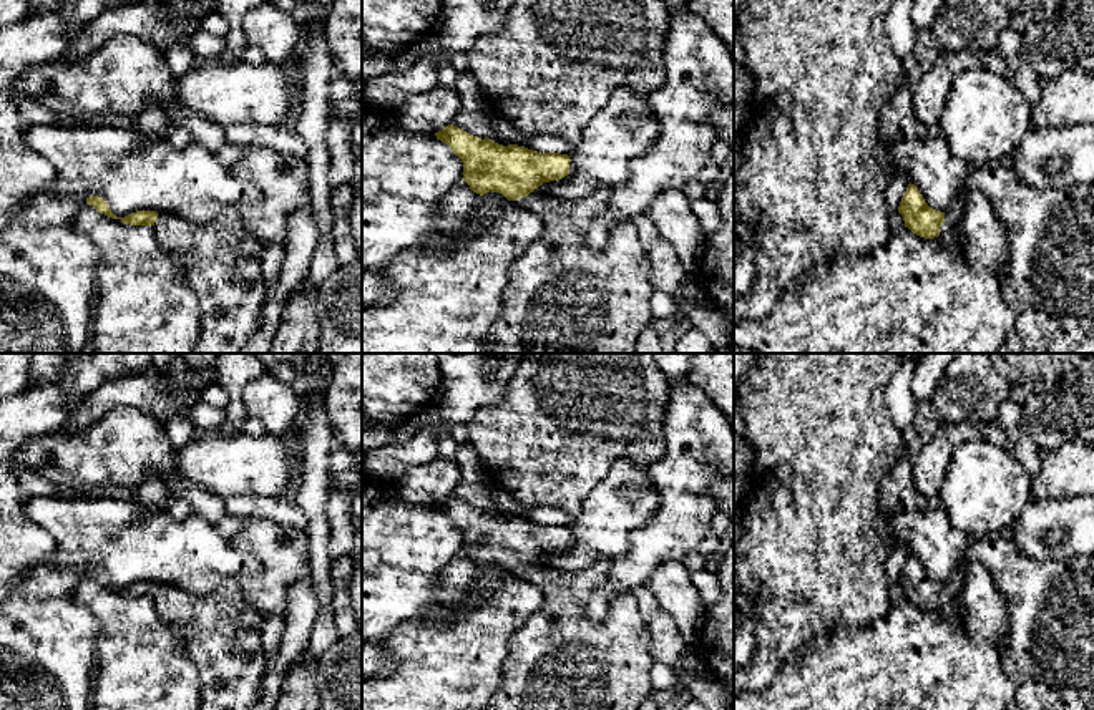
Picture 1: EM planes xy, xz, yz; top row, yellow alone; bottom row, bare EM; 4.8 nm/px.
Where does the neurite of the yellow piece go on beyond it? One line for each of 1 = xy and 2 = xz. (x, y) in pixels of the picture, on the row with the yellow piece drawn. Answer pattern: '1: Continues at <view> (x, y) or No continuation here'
1: Continues at xy (219, 257)
2: Continues at xz (561, 297)

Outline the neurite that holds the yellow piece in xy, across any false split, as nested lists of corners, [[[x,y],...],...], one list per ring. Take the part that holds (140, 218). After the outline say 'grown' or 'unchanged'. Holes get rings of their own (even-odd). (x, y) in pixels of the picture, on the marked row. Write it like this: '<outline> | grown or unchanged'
[[[103,197],[86,204],[123,224],[151,226],[159,247],[183,270],[196,294],[201,332],[193,353],[241,353],[257,330],[266,284],[261,269],[264,246],[236,211],[208,221],[191,221],[159,211],[116,217]]] | grown

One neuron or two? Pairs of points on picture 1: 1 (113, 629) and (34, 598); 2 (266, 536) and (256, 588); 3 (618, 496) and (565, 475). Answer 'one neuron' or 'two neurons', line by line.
1: two neurons
2: one neuron
3: two neurons

